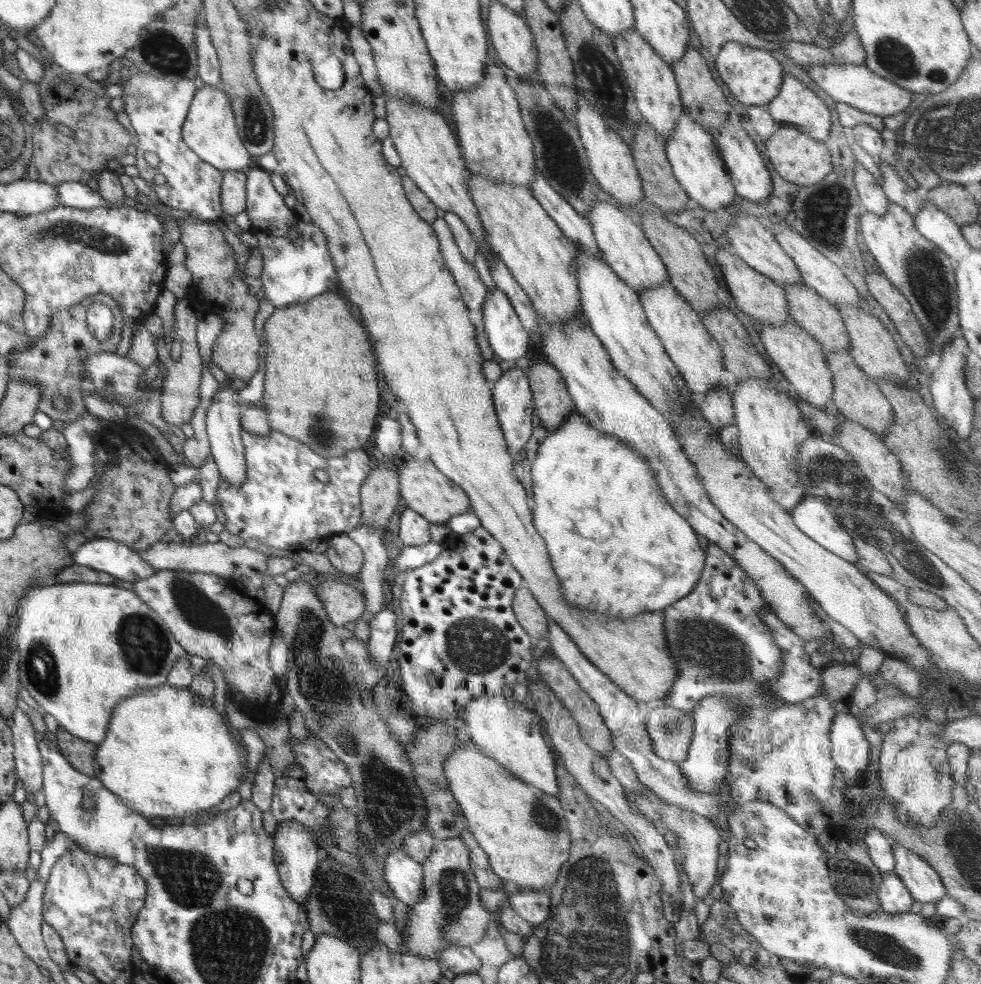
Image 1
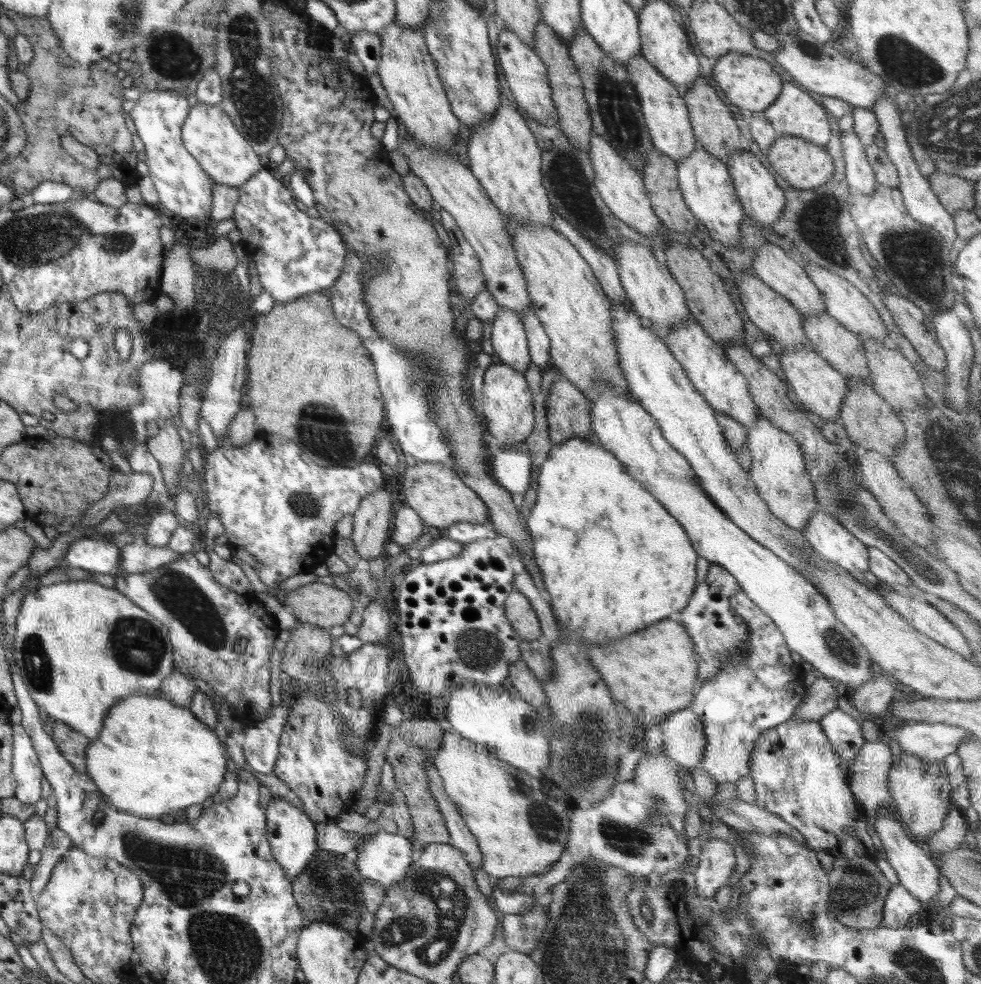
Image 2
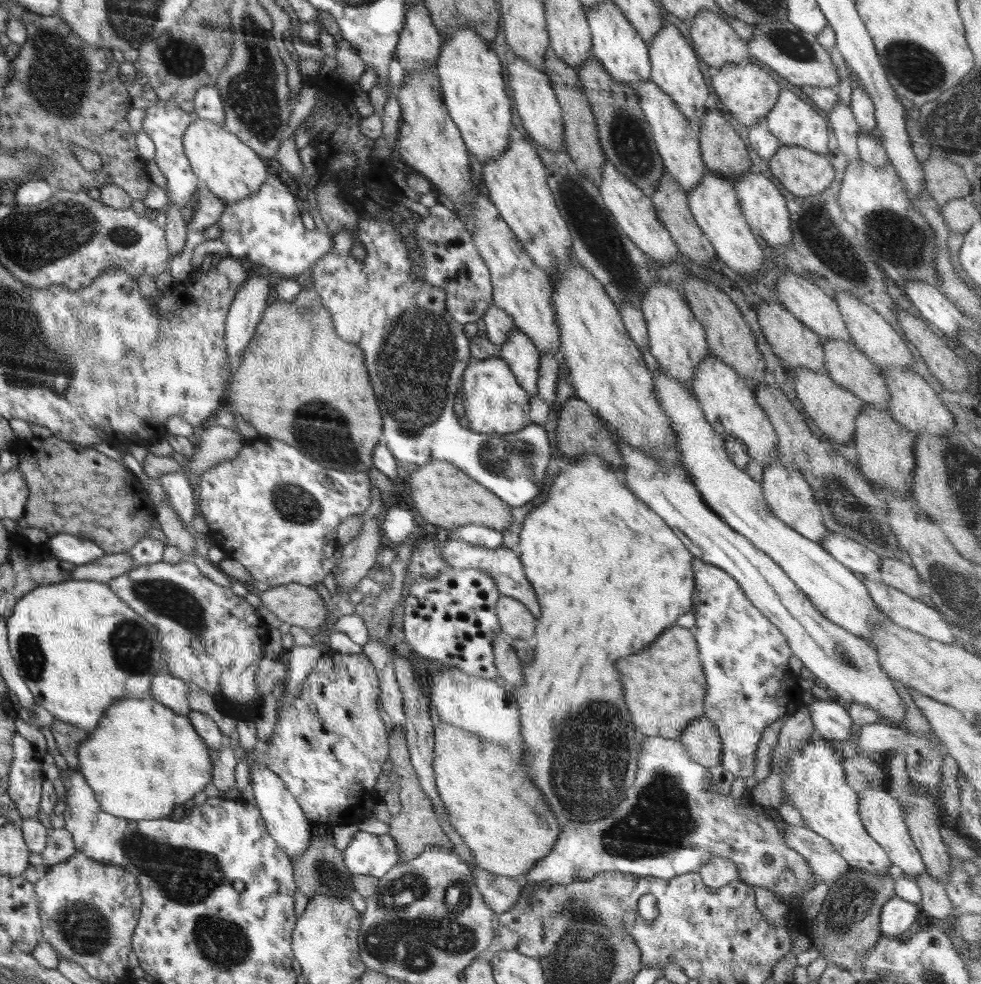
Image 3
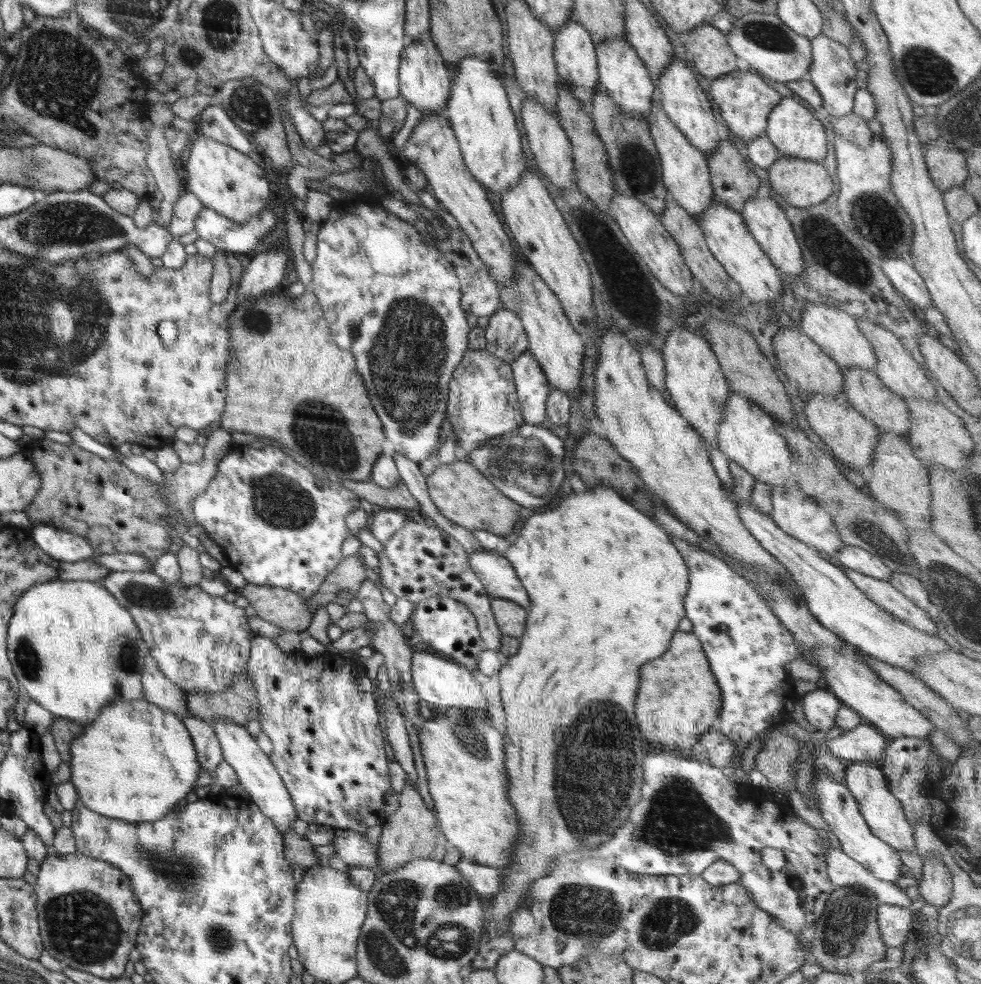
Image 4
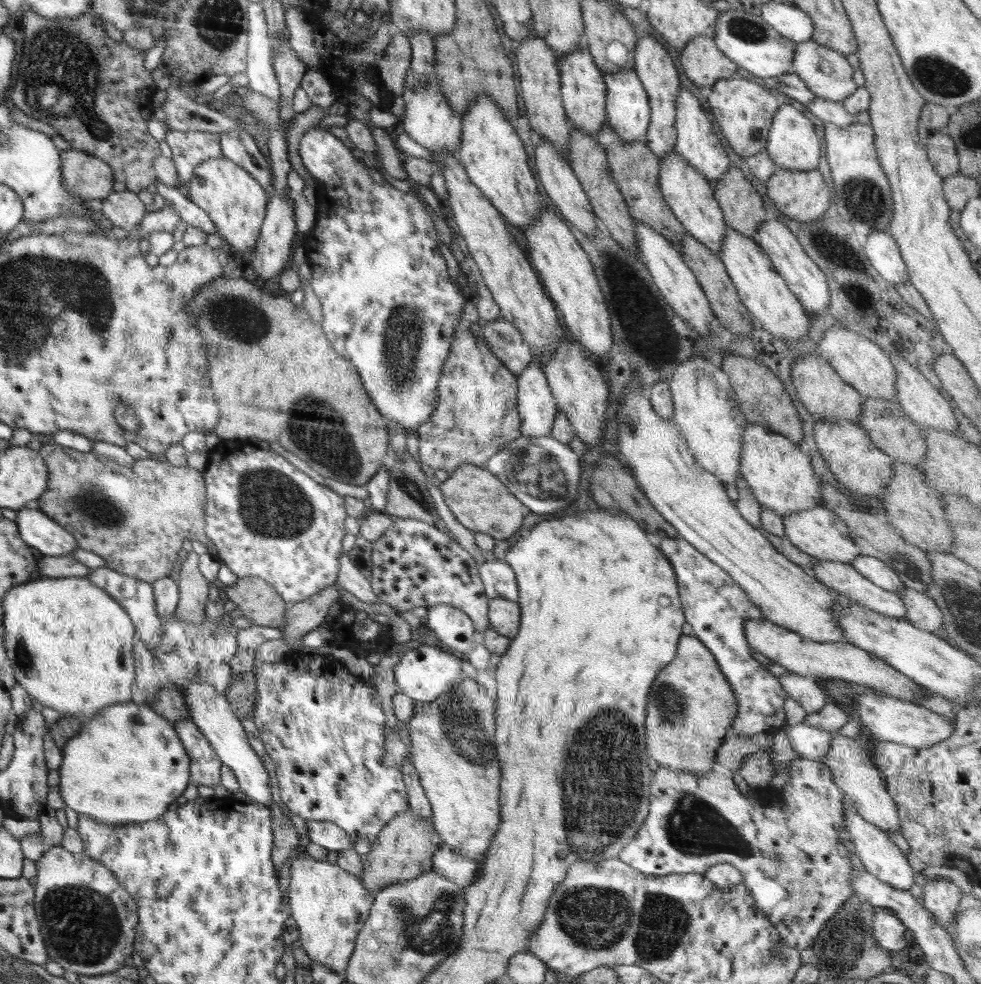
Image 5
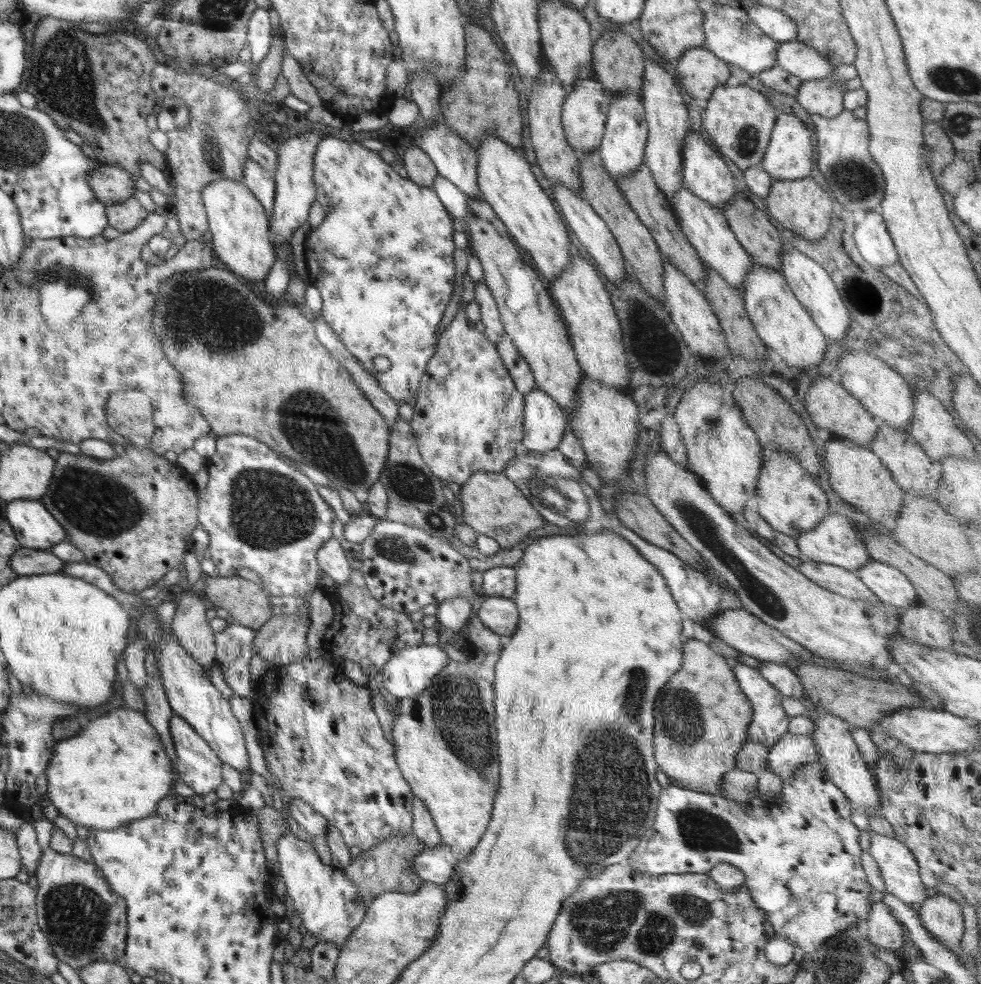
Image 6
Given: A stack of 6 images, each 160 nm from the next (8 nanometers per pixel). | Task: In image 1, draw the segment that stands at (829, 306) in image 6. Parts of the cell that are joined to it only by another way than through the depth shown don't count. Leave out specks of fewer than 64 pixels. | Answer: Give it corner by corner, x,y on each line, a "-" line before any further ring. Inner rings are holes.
729,120
726,121
722,128
716,132
715,140
737,196
752,202
769,198
773,189
771,174
764,165
755,143
750,139
742,124
735,126

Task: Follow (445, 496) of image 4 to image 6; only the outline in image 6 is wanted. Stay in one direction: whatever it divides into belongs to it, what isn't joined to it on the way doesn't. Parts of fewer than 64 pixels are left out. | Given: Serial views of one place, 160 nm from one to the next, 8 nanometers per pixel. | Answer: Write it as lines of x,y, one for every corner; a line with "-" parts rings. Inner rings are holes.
475,472
461,485
460,502
464,507
462,512
464,522
477,533
491,536
501,546
502,550
518,546
532,530
538,530
544,526
544,517
530,504
516,483
502,473

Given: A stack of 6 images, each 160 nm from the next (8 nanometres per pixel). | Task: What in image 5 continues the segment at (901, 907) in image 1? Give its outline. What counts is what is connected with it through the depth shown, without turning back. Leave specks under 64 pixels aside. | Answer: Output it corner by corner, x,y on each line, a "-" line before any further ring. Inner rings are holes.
875,907
871,927
877,944
893,955
898,954
910,942
908,927
890,908

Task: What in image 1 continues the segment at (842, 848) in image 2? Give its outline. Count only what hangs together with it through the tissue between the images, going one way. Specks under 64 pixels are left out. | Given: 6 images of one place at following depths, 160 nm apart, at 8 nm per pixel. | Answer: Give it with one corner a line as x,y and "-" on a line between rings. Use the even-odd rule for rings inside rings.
709,543
701,576
690,594
663,610
664,636
679,671
670,693
657,705
672,706
691,716
696,704
708,696
736,700
743,710
741,720
731,728
729,770
724,782
725,788
730,784
730,790
725,791
732,800
740,803
755,800
769,802
781,808
816,838
823,832
835,835
839,841
849,838
846,836
847,822
852,816
846,813
844,801
844,789
848,786
838,765
832,760
829,739
830,725
838,709
820,694
790,705
774,699
770,691
764,689
764,683
775,679
781,671
782,653
774,644
774,634
762,621
762,614
776,616
773,608
762,599
754,581
750,581
750,576
742,571
742,566
733,557
728,557
717,544

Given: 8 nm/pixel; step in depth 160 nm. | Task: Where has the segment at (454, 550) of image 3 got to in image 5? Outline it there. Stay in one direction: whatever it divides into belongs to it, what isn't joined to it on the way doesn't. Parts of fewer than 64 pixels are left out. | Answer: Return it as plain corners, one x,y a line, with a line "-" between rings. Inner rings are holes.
495,559
478,566
486,597
518,602
518,584
515,573
506,562

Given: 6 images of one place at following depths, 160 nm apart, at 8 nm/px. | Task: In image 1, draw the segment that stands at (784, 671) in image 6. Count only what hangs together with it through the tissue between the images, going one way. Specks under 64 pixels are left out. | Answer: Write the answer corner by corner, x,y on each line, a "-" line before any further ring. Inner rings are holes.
843,707
836,710
830,725
832,760
841,770
841,775
848,787
859,784
858,775
870,760
870,743
864,737
859,720
850,709

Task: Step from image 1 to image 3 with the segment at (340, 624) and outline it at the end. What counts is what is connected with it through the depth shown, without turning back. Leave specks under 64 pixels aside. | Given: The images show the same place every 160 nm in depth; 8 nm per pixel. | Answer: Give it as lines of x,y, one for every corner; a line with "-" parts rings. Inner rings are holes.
297,583
273,587
266,592
256,592
265,606
272,614
276,615
286,627
296,626
304,630
319,628
328,621
330,613
316,589

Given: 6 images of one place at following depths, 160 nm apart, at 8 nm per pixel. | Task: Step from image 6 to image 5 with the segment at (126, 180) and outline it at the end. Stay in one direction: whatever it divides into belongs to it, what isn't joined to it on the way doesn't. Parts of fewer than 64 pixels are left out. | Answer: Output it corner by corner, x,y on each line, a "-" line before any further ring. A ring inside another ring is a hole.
78,150
62,152
65,188
81,200
98,204
114,191
116,176
109,164

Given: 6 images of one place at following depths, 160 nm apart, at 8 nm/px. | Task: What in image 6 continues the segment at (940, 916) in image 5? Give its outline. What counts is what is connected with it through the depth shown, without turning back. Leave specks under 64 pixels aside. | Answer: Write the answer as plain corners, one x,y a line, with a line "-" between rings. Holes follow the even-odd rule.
939,893
927,897
918,914
922,926
938,942
958,950
964,934
964,919
961,906
954,899

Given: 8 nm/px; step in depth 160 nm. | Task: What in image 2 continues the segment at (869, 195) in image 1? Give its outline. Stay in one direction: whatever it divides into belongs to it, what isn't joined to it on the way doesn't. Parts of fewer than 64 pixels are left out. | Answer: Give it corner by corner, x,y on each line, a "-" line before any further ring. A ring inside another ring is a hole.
853,128
840,132
840,141
844,149
847,183
859,193
871,195
878,182
874,170
867,161
865,145
858,140

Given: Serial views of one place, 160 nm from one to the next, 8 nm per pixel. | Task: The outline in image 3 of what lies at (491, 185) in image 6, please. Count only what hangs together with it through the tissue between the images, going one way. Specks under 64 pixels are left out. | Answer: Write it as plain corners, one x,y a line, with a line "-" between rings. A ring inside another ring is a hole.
463,24
450,38
442,40
439,57
436,60
435,74
440,80
443,100
446,104
450,119
459,128
462,140
468,153
473,154
476,160
486,161
498,159
508,149
508,137
512,125
512,108
510,98
506,94
506,86
502,75
502,66
492,46
486,45
483,38

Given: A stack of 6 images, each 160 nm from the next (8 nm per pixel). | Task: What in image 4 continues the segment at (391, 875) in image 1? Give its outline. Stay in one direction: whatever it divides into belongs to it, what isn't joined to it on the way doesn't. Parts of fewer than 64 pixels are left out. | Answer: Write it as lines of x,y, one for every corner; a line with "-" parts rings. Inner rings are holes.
334,829
332,846
336,856
347,865
367,866
375,869
378,860
378,843
370,843
366,834
362,835
349,829

